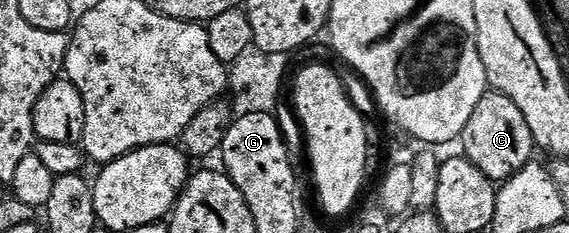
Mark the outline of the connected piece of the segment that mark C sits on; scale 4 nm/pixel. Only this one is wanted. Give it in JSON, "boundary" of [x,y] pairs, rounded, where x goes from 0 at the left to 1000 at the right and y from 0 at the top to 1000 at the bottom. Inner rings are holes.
{"boundary":[[[870,395],[852,403],[844,433],[826,532],[815,554],[814,588],[822,592],[821,682],[870,790],[891,781],[921,712],[930,708],[937,691],[935,644],[944,639],[931,532],[924,532],[924,498],[910,481],[910,446],[903,446],[903,429],[888,403]]]}

